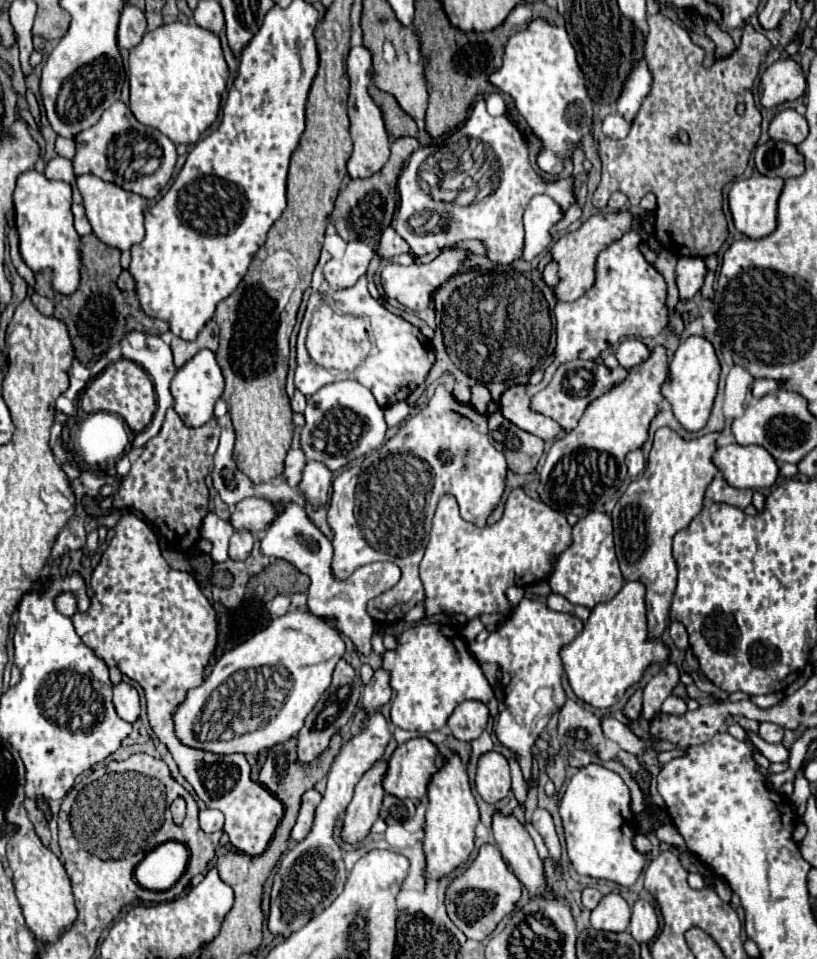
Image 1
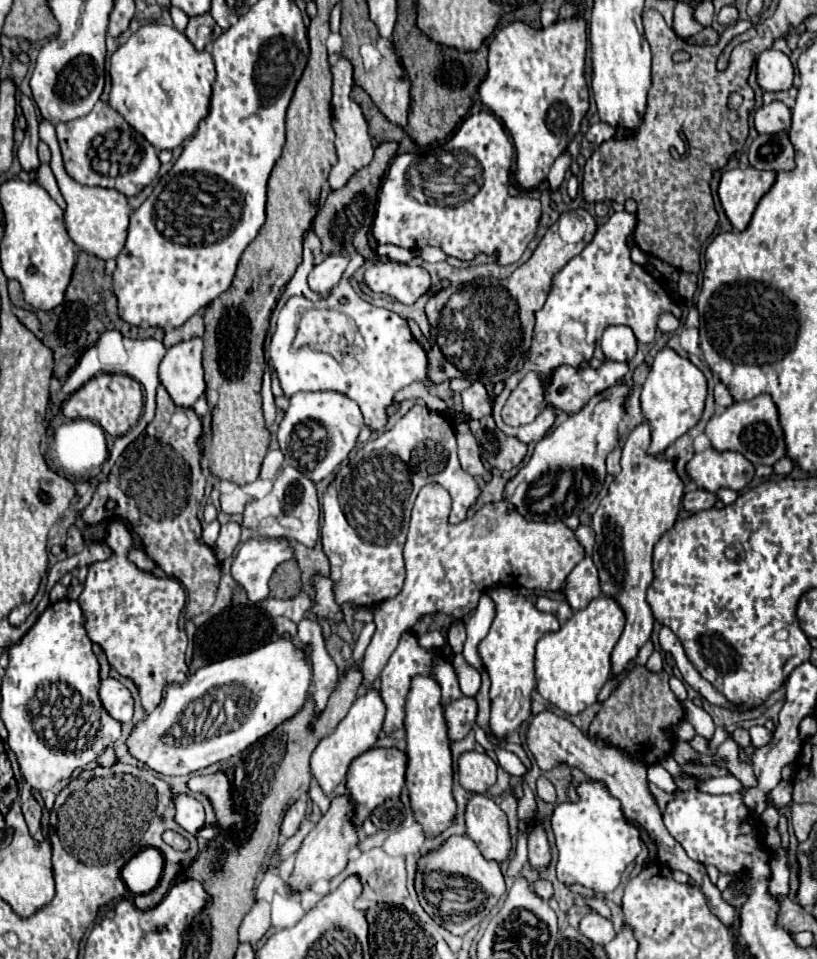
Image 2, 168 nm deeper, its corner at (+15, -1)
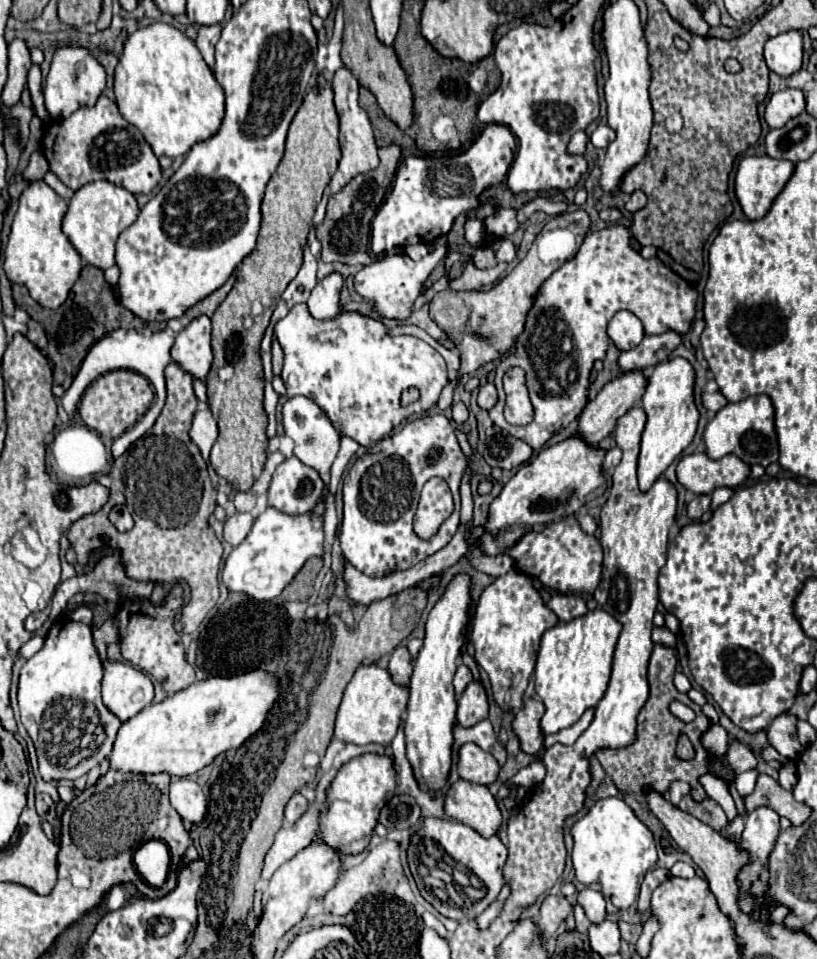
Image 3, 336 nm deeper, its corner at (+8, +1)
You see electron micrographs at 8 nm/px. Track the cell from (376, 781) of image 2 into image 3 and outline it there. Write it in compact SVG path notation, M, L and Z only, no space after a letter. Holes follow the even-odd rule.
M359 755L345 763L337 777L333 779L331 787L327 789L327 801L325 801L325 811L319 821L323 823L319 829L317 839L323 839L329 843L339 855L355 855L361 853L373 835L373 829L379 819L381 807L393 799L395 789L397 789L397 771L393 767L393 757L389 755Z

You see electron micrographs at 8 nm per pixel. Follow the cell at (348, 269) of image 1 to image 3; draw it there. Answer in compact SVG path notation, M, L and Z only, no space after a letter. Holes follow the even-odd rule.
M339 271L329 273L323 277L315 289L311 291L311 297L307 299L309 311L317 319L333 319L339 315L339 293L343 289L343 275Z

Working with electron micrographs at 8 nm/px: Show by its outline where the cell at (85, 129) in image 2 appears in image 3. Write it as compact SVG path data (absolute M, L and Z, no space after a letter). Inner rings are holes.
M105 95L99 97L95 107L81 107L71 117L49 123L43 137L43 155L49 161L49 169L73 191L85 183L107 179L137 195L151 193L161 181L161 165L153 149L141 131L121 117L117 103Z

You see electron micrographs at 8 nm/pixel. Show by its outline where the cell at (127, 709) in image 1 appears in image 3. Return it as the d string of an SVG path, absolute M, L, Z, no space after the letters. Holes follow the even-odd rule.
M107 661L103 675L103 703L121 721L135 717L153 699L151 679L127 663Z

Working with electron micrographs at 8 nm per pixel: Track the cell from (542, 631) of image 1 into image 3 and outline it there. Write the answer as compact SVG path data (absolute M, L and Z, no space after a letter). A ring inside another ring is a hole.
M509 571L497 577L483 591L475 607L471 631L475 661L481 665L483 671L487 671L493 699L501 713L517 711L523 707L523 691L529 683L529 675L533 675L535 671L539 641L543 633L555 627L559 621L529 583L531 579L525 573Z

